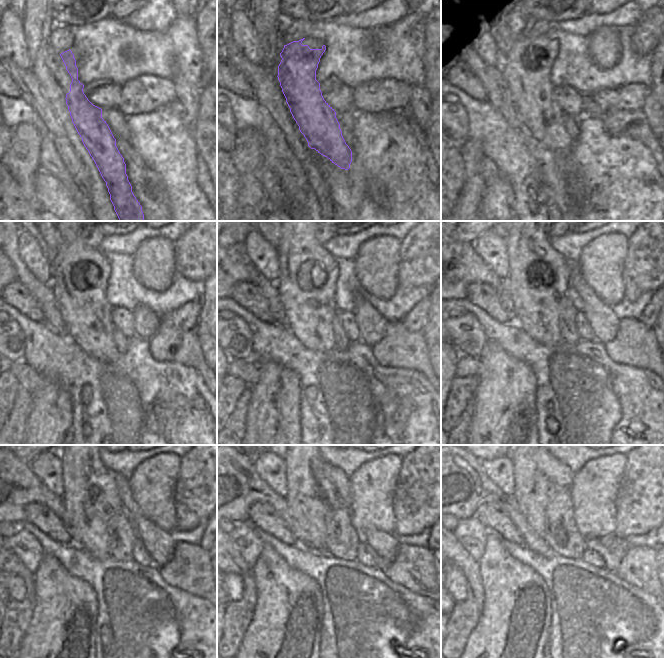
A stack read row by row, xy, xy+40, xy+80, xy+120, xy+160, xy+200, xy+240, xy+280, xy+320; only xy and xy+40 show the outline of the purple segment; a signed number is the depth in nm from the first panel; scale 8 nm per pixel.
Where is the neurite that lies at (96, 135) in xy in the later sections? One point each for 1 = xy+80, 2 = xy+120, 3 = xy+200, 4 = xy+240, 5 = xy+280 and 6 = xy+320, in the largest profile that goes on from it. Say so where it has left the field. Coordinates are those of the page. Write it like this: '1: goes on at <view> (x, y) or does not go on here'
1: goes on at xy+80 (526, 71)
2: goes on at xy+120 (81, 298)
3: goes on at xy+200 (534, 293)
4: goes on at xy+240 (90, 497)
5: goes on at xy+280 (311, 495)
6: goes on at xy+320 (531, 487)

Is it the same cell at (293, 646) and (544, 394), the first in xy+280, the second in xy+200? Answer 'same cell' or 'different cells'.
different cells

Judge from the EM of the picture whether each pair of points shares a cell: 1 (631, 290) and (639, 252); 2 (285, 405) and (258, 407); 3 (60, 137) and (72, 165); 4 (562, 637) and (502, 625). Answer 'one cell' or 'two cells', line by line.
1: one cell
2: one cell
3: one cell
4: two cells

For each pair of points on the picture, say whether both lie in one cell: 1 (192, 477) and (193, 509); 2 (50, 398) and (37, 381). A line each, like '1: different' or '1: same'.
1: same
2: different

